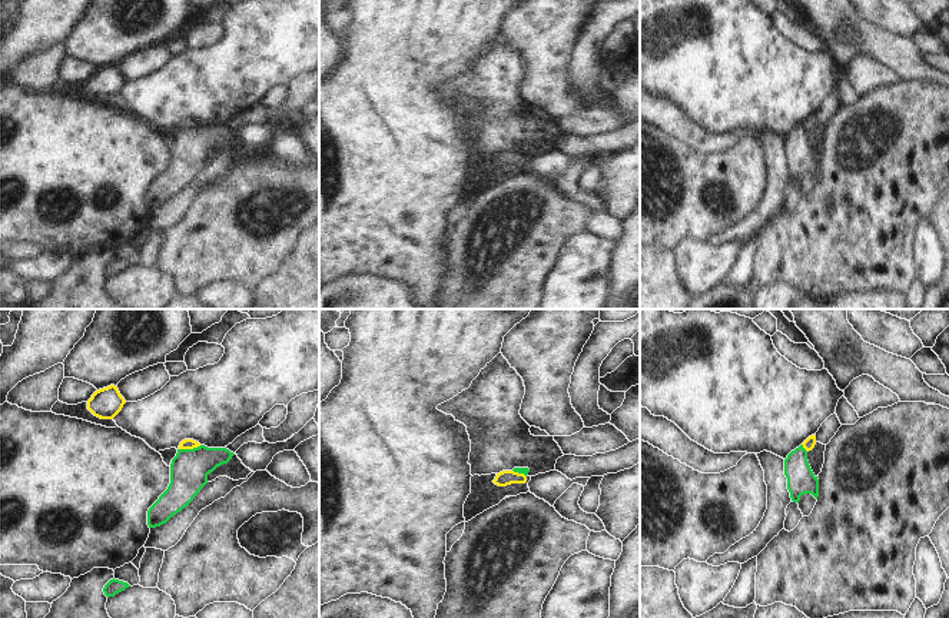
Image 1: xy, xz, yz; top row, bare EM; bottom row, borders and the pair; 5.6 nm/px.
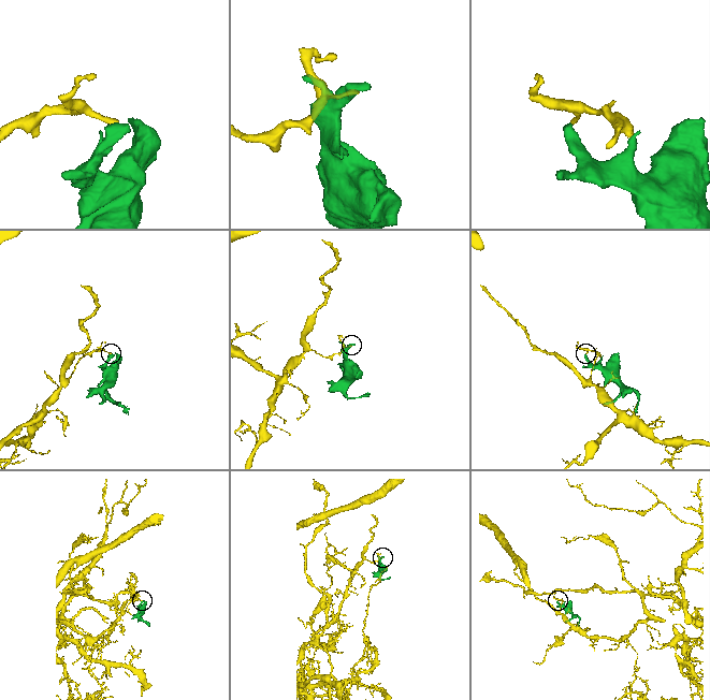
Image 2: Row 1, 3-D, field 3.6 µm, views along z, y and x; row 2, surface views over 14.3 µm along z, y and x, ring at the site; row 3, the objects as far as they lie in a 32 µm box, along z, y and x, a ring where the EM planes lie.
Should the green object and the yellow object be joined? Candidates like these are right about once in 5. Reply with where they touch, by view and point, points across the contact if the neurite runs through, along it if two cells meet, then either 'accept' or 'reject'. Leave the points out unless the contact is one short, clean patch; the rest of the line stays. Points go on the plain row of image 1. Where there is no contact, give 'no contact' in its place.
meets green in xy at (189, 129); border along xy (201, 125), (179, 129); reject

